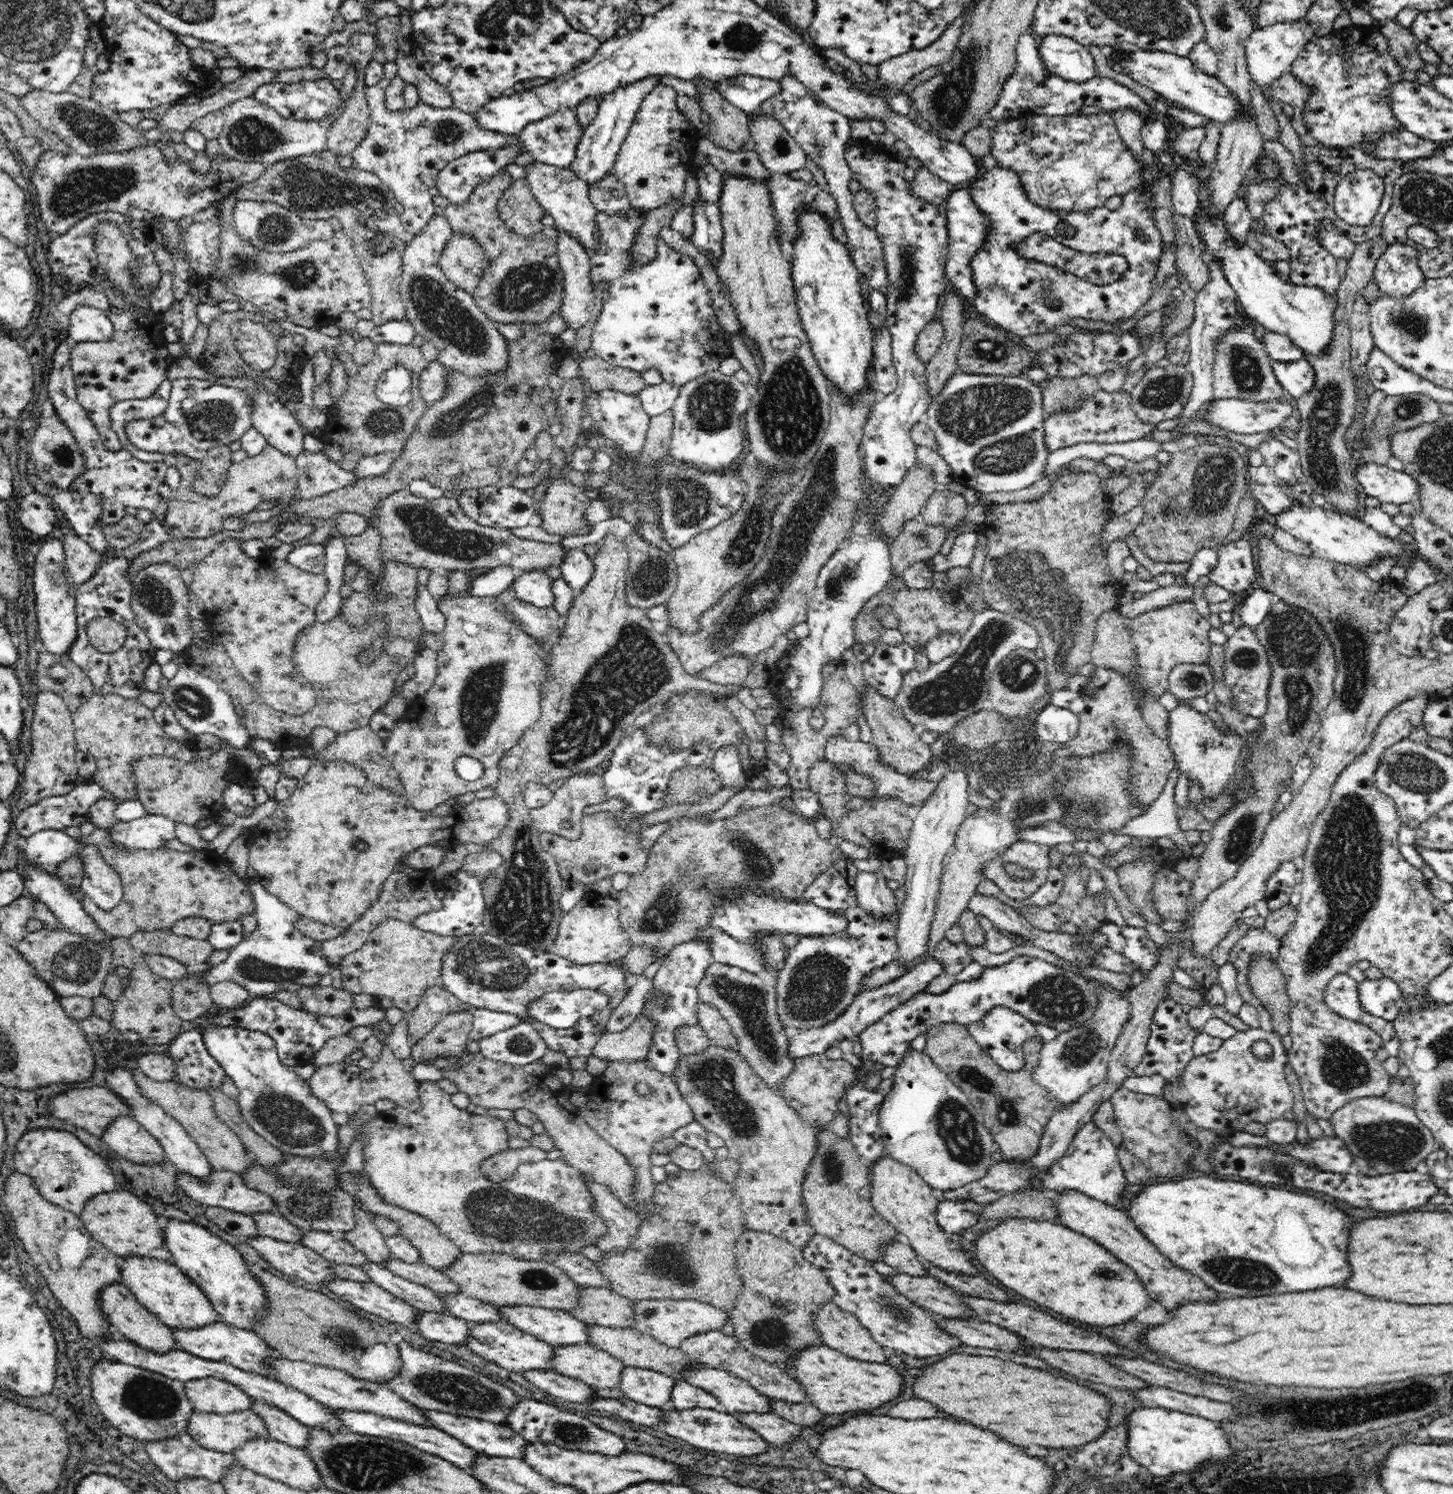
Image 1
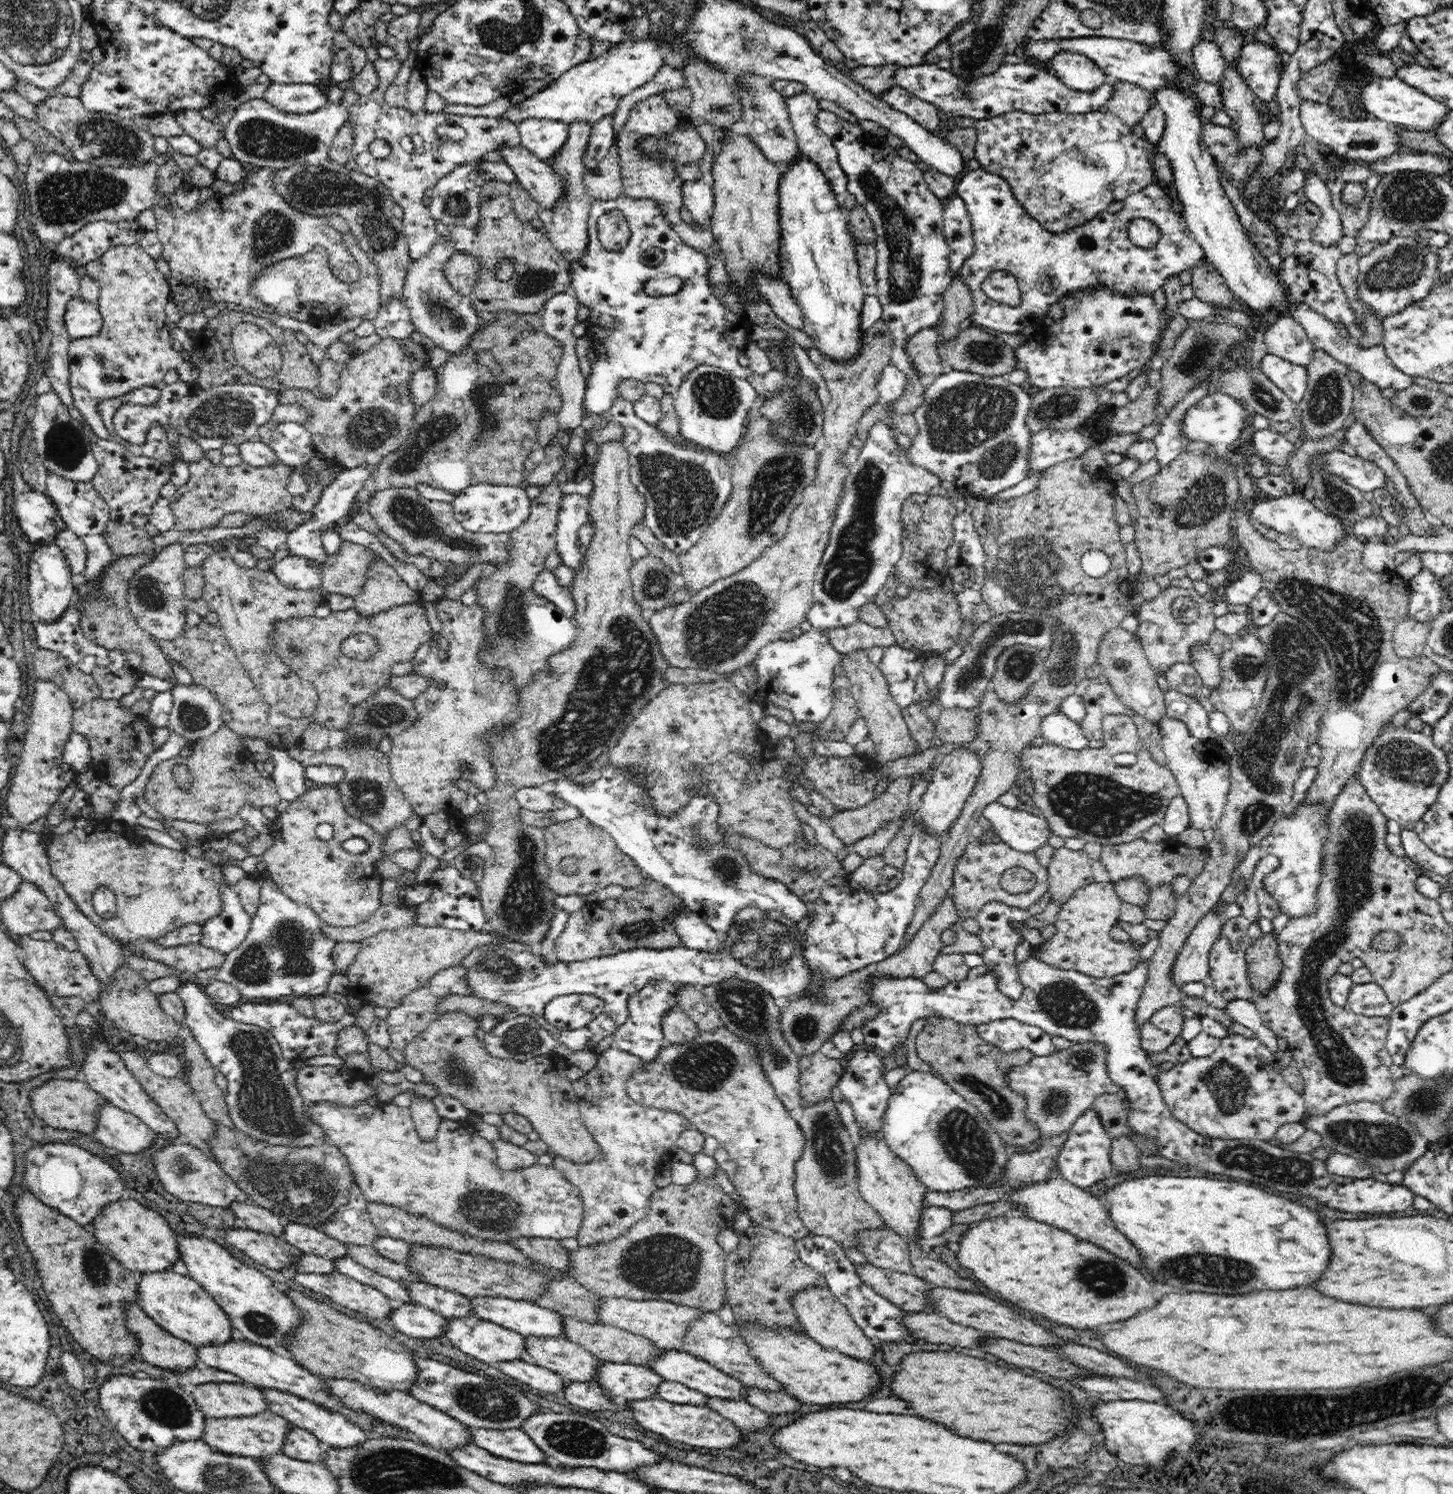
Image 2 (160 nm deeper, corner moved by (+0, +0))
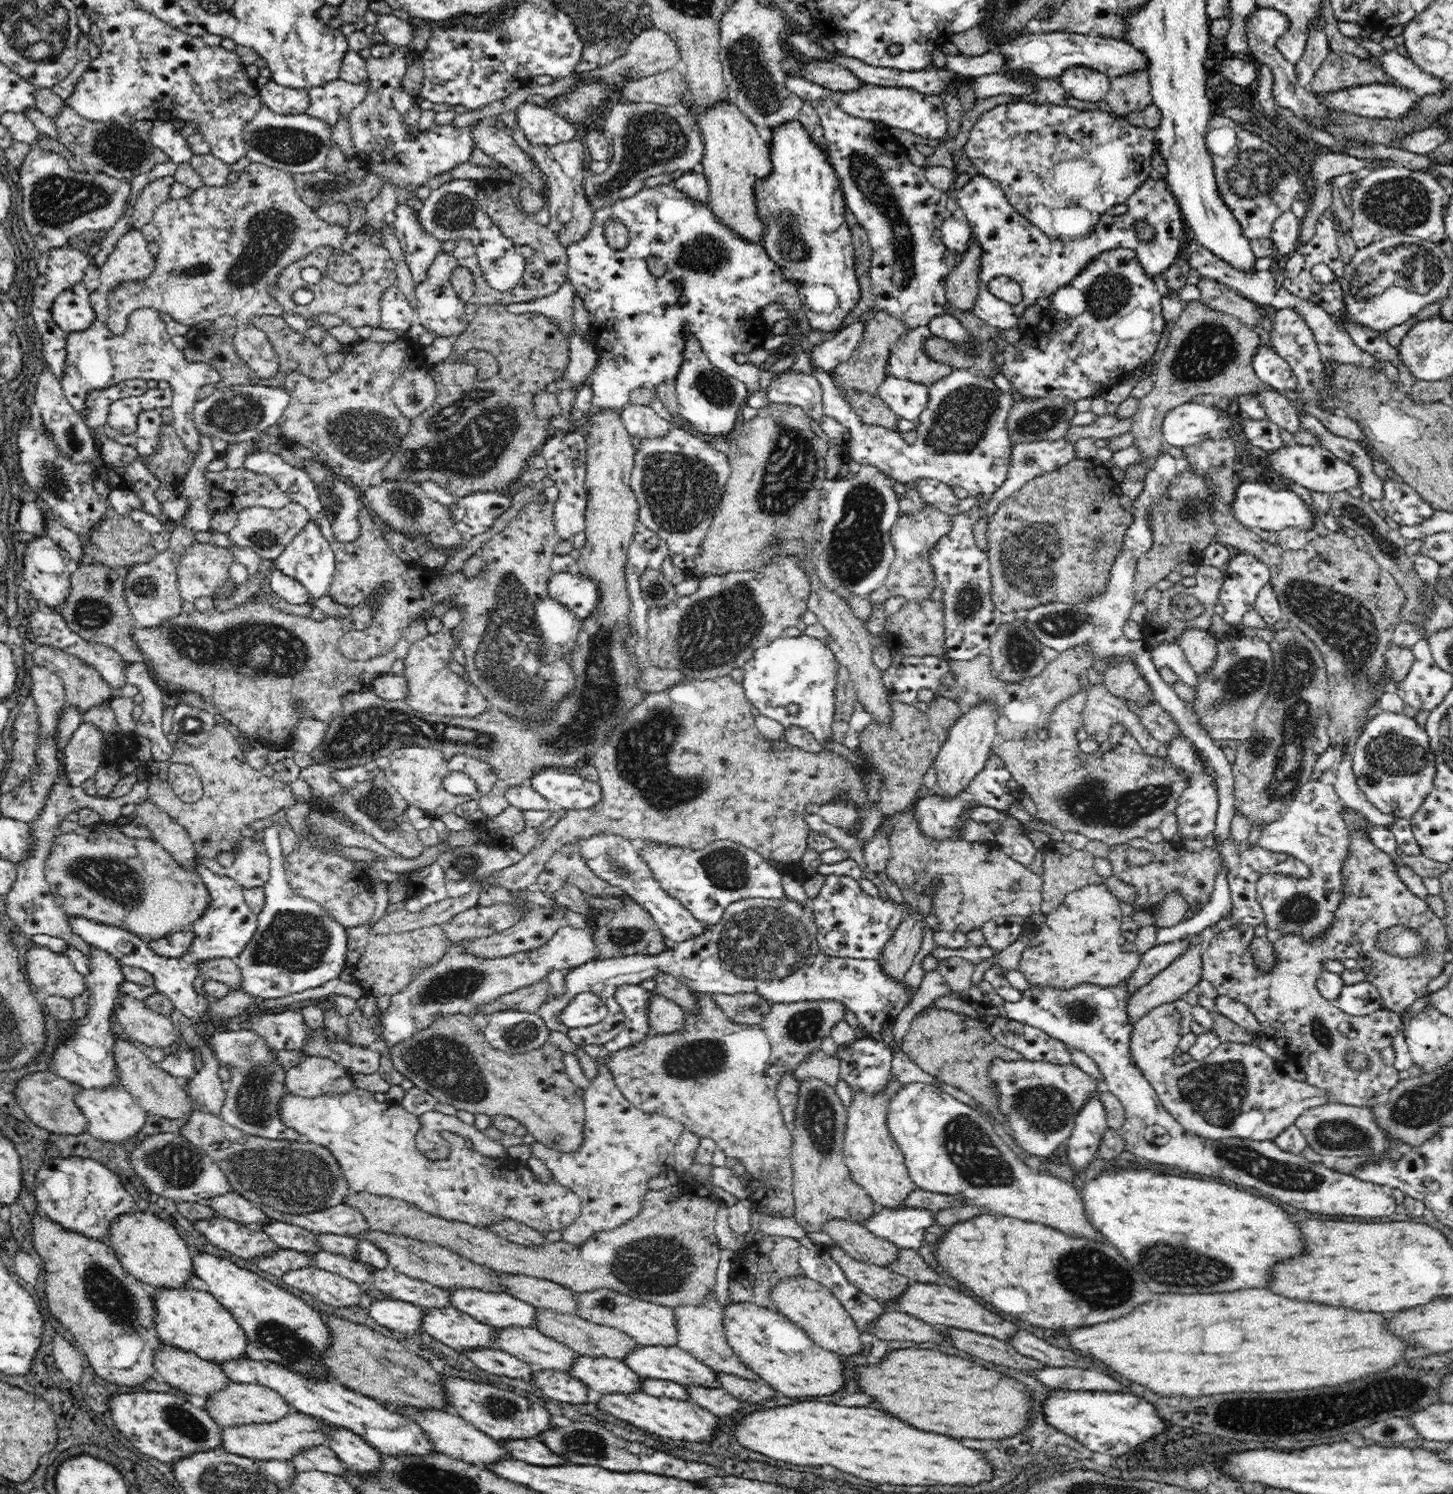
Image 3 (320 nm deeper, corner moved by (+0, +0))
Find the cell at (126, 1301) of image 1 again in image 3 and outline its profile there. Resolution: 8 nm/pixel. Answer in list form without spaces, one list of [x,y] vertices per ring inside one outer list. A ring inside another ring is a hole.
[[[160,1343],[152,1360],[153,1368],[159,1379],[170,1384],[178,1392],[185,1393],[201,1403],[212,1391],[228,1386],[231,1382],[217,1363],[208,1362],[191,1351],[182,1351],[178,1347],[172,1347],[170,1343]]]

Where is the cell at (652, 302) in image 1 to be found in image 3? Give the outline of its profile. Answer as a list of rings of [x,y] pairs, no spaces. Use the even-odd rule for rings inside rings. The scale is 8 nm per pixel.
[[[673,184],[657,185],[652,188],[644,187],[640,192],[637,192],[630,198],[620,199],[612,206],[598,207],[588,234],[585,234],[584,238],[581,238],[578,242],[570,243],[567,246],[567,256],[565,276],[568,278],[569,284],[572,285],[572,290],[576,298],[579,298],[581,304],[584,304],[584,308],[588,309],[589,316],[592,320],[590,334],[600,357],[600,366],[590,376],[586,377],[588,377],[588,384],[594,390],[592,402],[594,402],[594,406],[600,406],[600,408],[620,408],[622,410],[629,405],[630,394],[635,389],[648,388],[654,390],[656,386],[660,386],[666,380],[676,382],[675,378],[683,368],[684,357],[687,352],[687,339],[689,337],[692,337],[694,341],[698,341],[701,350],[706,354],[709,362],[714,367],[725,371],[733,379],[740,380],[747,387],[750,394],[756,393],[760,390],[759,368],[752,362],[748,362],[748,364],[737,364],[734,356],[737,353],[743,353],[744,355],[750,354],[756,348],[760,349],[764,342],[772,337],[773,330],[769,330],[769,327],[762,320],[762,308],[766,306],[782,306],[788,312],[787,320],[789,322],[798,324],[803,319],[803,307],[800,306],[799,292],[796,290],[795,283],[788,282],[783,277],[782,269],[768,256],[763,245],[747,244],[747,241],[741,240],[740,237],[736,236],[736,233],[729,232],[728,228],[725,228],[724,224],[721,224],[720,220],[717,220],[716,216],[713,216],[712,211],[708,208],[708,204],[693,201],[690,197],[678,191]],[[606,220],[617,220],[628,229],[629,241],[622,250],[616,250],[606,243],[606,237],[604,237],[604,222]],[[648,256],[658,256],[658,258],[662,258],[664,263],[666,262],[667,268],[664,275],[654,277],[654,275],[649,273],[649,268],[646,264],[646,258]],[[676,282],[680,282],[682,285],[678,287]]]

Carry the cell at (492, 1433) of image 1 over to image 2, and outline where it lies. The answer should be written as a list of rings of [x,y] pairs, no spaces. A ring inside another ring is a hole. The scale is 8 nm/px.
[[[468,1427],[469,1440],[497,1456],[522,1464],[540,1464],[547,1460],[546,1453],[522,1429],[504,1428],[486,1430]]]

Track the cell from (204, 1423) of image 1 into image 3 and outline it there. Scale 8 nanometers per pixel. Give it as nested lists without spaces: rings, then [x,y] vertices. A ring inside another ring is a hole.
[[[291,1412],[284,1418],[268,1423],[244,1423],[232,1427],[221,1428],[220,1444],[229,1453],[258,1460],[288,1461],[304,1447],[325,1444],[328,1433],[317,1418],[304,1413]]]

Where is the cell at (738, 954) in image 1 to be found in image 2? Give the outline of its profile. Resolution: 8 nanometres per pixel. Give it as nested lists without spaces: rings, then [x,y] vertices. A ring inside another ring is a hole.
[[[688,911],[674,918],[674,927],[679,932],[682,945],[701,952],[718,952],[722,948],[723,935],[708,926],[695,912]]]

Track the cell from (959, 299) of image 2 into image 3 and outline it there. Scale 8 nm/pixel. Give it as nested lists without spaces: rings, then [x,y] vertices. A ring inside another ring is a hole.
[[[972,238],[970,249],[961,254],[960,263],[947,276],[945,282],[946,300],[962,311],[970,311],[975,305],[979,289],[977,270],[981,250],[976,239]]]

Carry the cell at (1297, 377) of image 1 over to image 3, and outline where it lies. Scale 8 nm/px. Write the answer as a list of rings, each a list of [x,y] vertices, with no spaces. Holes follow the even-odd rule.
[[[1260,345],[1252,358],[1252,367],[1259,380],[1276,391],[1299,389],[1299,379],[1292,368],[1270,346]]]

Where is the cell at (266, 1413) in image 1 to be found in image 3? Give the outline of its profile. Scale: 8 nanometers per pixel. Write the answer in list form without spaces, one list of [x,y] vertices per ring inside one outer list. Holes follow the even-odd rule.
[[[326,1444],[304,1447],[290,1460],[296,1471],[318,1470],[328,1474],[341,1474],[348,1468]]]

